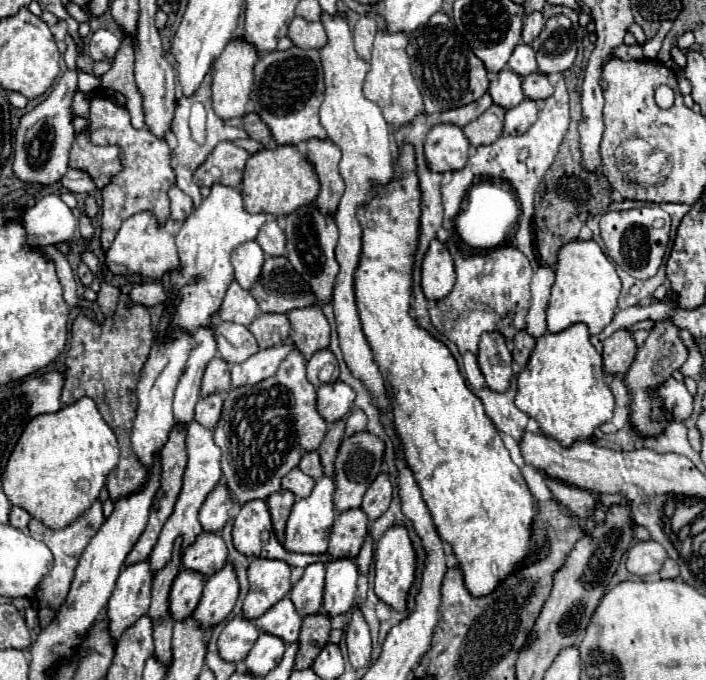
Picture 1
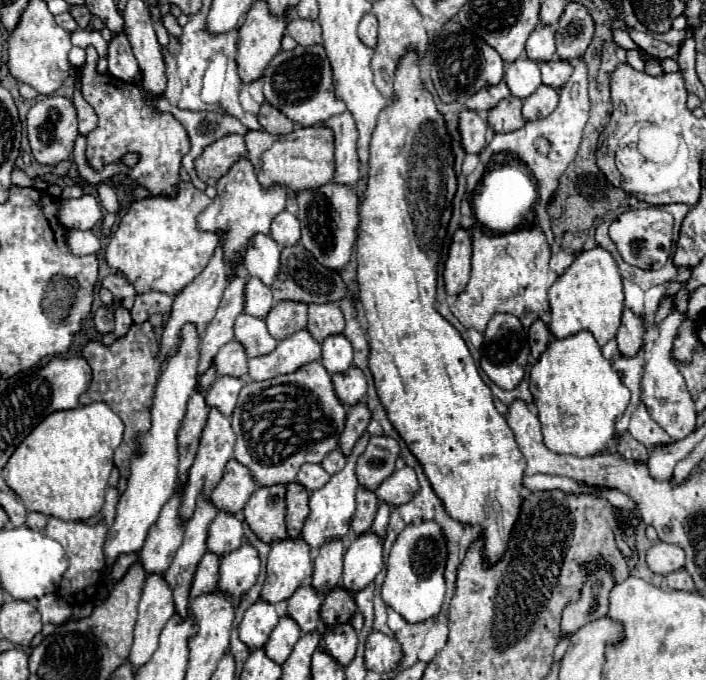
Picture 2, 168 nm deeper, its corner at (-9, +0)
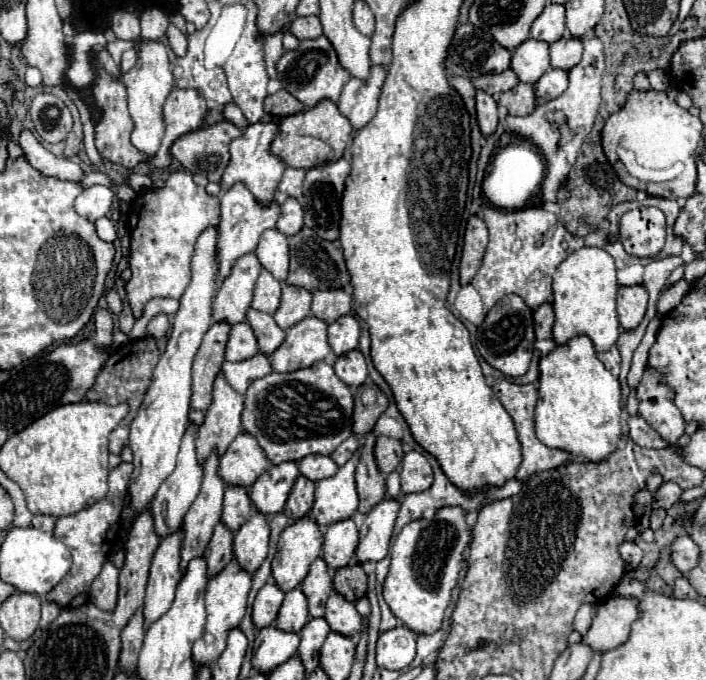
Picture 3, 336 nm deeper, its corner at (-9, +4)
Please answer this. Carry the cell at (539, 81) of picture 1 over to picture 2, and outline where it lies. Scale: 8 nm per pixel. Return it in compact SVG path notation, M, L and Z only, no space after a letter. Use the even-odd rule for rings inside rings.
M553 60L553 62L541 62L539 70L541 70L543 84L559 90L569 80L573 66L569 62L563 62L563 60Z

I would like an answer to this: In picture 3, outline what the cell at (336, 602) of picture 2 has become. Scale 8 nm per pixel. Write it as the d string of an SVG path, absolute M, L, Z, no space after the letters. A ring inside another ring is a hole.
M361 564L343 566L343 568L335 570L333 584L335 584L337 592L341 592L347 600L355 602L355 600L363 598L367 592L367 574Z

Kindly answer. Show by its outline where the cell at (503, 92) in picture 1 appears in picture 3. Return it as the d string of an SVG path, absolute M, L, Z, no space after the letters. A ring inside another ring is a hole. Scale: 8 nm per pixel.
M527 38L519 48L513 50L511 68L521 82L535 84L549 68L549 44L543 40Z

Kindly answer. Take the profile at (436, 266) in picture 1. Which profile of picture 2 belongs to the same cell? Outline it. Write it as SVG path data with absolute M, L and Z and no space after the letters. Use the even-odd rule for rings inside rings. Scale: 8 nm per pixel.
M459 228L453 234L449 256L445 260L443 280L445 280L445 292L449 296L457 296L465 290L469 276L471 276L471 234L463 228Z

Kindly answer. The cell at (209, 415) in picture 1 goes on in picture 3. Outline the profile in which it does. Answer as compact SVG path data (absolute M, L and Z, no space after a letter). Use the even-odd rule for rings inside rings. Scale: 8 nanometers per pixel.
M257 352L255 356L241 360L241 362L225 362L223 364L223 374L225 374L227 382L239 394L245 394L245 390L249 388L249 384L253 380L259 380L271 372L273 372L273 368L271 368L269 356L263 352Z

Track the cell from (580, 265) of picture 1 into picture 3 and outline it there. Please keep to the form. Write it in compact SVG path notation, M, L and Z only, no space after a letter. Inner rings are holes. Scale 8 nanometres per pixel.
M581 248L573 252L553 276L553 310L555 310L555 326L553 340L557 344L565 344L575 336L589 336L597 352L605 352L619 338L619 318L615 310L617 296L617 276L613 258L601 248Z

